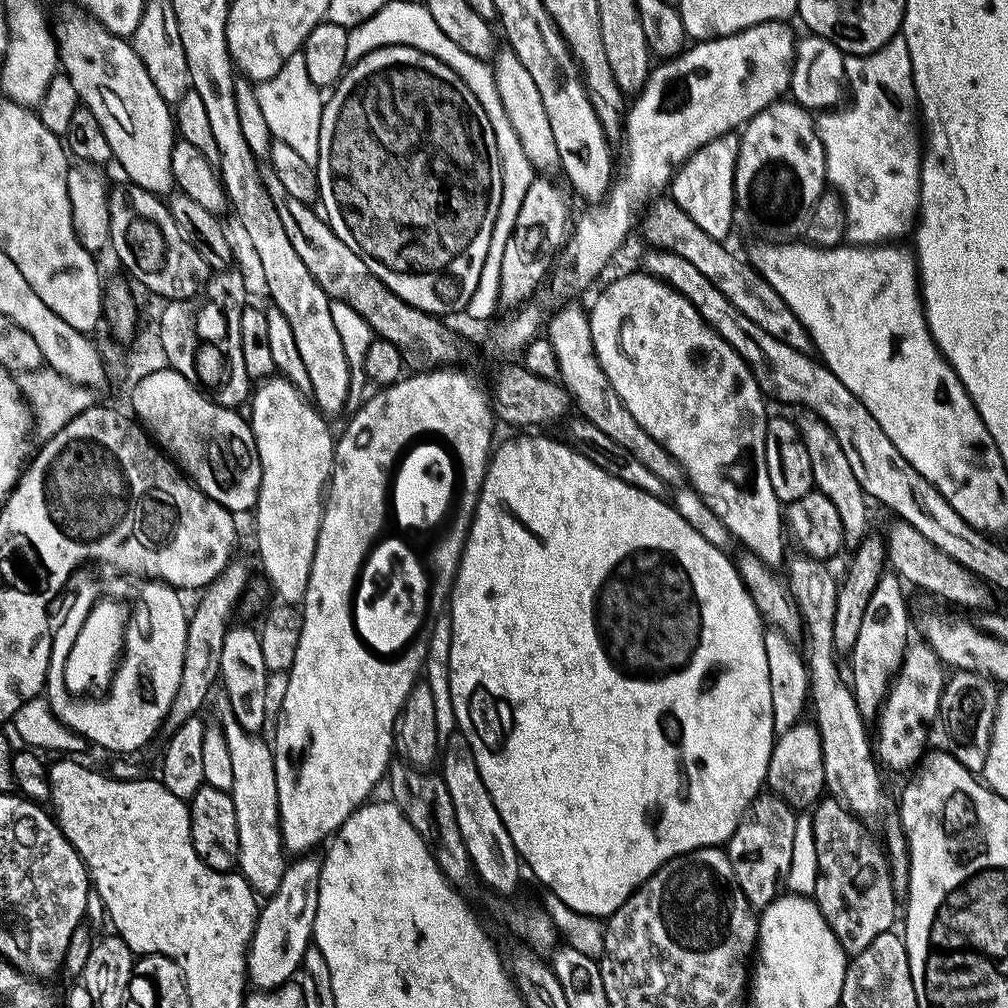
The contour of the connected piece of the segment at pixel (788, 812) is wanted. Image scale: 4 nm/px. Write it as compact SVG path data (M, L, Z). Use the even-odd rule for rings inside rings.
M761 794L752 801L726 845L738 884L756 910L762 910L781 895L782 885L790 874L790 858L794 858L797 813L779 795L768 795L772 796Z

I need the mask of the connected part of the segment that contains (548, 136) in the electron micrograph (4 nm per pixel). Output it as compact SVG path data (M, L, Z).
M501 47L494 57L494 75L507 117L510 118L510 124L514 126L514 132L518 134L518 140L522 142L522 148L526 150L526 158L530 158L532 167L540 174L548 174L551 168L559 169L560 155L554 142L554 130L550 130L550 118L546 118L542 94L538 94L538 86L534 86L530 70L522 66L522 58L518 58L518 54L511 48Z

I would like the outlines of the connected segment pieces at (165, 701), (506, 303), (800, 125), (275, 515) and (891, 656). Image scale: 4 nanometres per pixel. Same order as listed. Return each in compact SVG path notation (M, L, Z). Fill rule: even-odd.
M161 582L156 588L156 616L152 616L152 640L141 639L137 644L125 643L122 653L122 674L113 676L110 685L112 708L104 708L96 716L97 722L100 723L96 728L96 740L102 747L109 748L112 752L136 752L156 731L159 733L174 702L174 696L178 694L178 684L182 682L189 617L186 608L184 612L180 596L181 593L172 585Z
M548 178L533 180L530 190L526 190L526 198L522 198L522 210L518 210L518 222L514 222L514 234L510 234L510 242L506 242L500 279L501 309L512 307L515 309L531 297L528 295L539 286L540 279L544 275L544 279L549 275L554 257L563 249L569 232L568 204L564 201L559 186L551 184Z
M777 102L768 105L768 107L763 108L755 118L743 125L742 131L738 136L740 149L736 151L736 179L734 181L734 187L736 189L735 207L742 215L748 216L749 226L760 235L757 237L759 237L761 241L770 244L786 244L799 241L808 231L808 215L812 213L812 208L818 202L818 198L826 191L826 157L824 147L820 141L817 121L812 121L813 113L809 111L809 109L802 108L795 102L784 103L785 102Z
M265 379L261 383L265 384L257 392L255 389L250 396L250 405L252 404L250 423L262 470L260 497L256 499L254 509L256 548L260 551L261 562L264 563L263 575L274 596L277 596L275 599L296 606L303 601L312 573L312 563L320 533L322 501L326 496L326 485L329 483L334 463L334 432L332 436L331 430L328 429L329 421L313 407L307 395L304 397L288 380L272 379Z
M883 573L875 581L875 590L866 605L860 631L850 653L852 660L850 687L855 694L859 713L868 722L879 715L879 708L887 696L892 679L900 669L904 651L910 642L908 608L902 590L904 590L903 583L895 573Z

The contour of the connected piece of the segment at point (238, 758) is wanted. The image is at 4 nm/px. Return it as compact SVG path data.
M224 694L216 700L218 727L224 731L226 746L230 746L230 758L234 762L234 786L232 801L238 822L239 875L252 887L253 892L271 898L278 890L286 867L286 849L280 833L280 807L276 789L276 763L272 757L273 745L255 732L247 732L234 716L234 710Z

